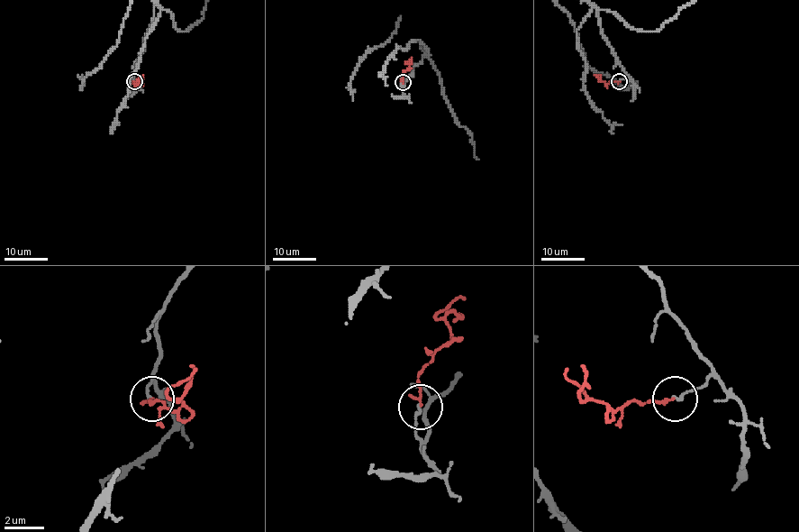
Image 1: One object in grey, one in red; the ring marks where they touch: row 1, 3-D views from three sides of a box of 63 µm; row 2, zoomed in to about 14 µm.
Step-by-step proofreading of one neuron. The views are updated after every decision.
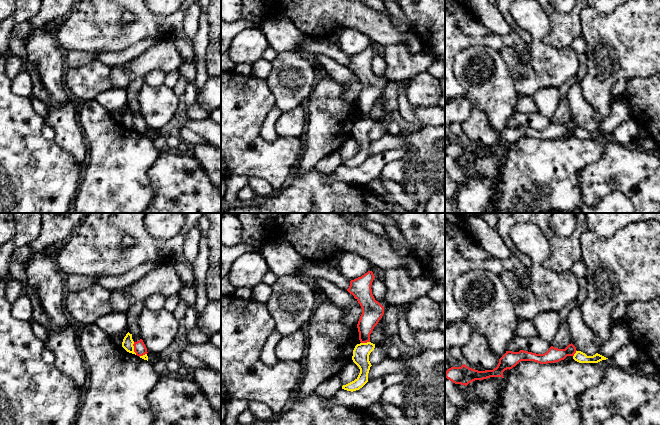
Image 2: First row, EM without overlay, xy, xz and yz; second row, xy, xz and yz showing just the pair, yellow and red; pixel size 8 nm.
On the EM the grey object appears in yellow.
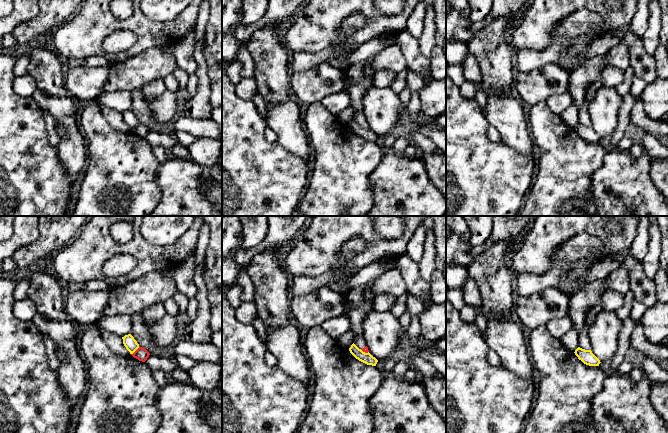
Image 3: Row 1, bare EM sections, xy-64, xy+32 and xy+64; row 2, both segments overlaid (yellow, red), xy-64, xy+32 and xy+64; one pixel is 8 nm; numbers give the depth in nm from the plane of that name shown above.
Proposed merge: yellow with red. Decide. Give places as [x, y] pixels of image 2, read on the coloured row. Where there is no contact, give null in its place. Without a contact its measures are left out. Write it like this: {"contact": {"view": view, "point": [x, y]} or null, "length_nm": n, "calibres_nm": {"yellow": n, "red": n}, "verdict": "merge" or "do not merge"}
{"contact": {"view": "xy", "point": [133, 348]}, "length_nm": 110, "calibres_nm": {"yellow": 90, "red": 100}, "verdict": "do not merge"}

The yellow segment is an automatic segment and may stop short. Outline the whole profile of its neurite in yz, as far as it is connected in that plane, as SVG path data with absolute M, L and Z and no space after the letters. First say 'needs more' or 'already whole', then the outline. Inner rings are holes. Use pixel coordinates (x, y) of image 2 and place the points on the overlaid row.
already whole; M576 351L573 356L573 359L579 363L598 363L602 360L606 360L608 358L596 353L593 356L587 356L585 353L581 351Z

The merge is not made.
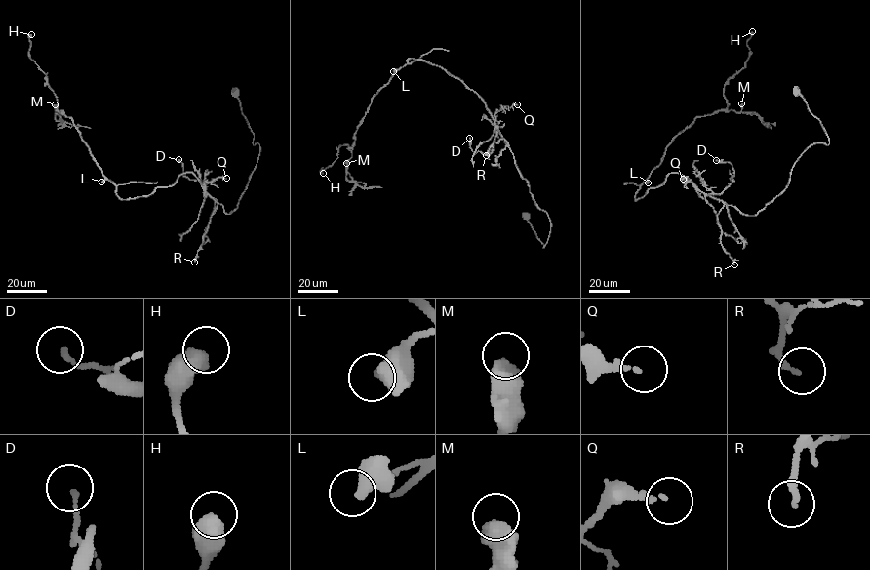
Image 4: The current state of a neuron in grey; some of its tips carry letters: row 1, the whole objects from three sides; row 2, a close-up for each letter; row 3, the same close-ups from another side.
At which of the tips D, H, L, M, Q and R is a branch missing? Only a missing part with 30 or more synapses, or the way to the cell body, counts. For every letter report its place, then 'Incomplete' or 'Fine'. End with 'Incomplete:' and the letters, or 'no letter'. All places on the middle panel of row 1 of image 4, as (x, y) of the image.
D: Place: (469, 138). Fine
H: Place: (323, 173). Fine
L: Place: (393, 71). Fine
M: Place: (346, 163). Fine
Q: Place: (517, 104). Fine
R: Place: (486, 155). Fine
Incomplete: no letter

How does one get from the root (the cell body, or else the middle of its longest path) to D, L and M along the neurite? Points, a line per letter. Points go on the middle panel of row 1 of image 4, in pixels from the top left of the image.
D: (526, 216), (543, 247), (551, 221), (534, 201), (500, 132), (488, 154), (478, 151), (474, 155), (469, 138)
L: (526, 216), (543, 247), (551, 221), (534, 201), (483, 100), (459, 79), (421, 60), (408, 59), (393, 71)
M: (526, 216), (543, 247), (551, 221), (483, 100), (421, 60), (408, 59), (373, 96), (346, 163)

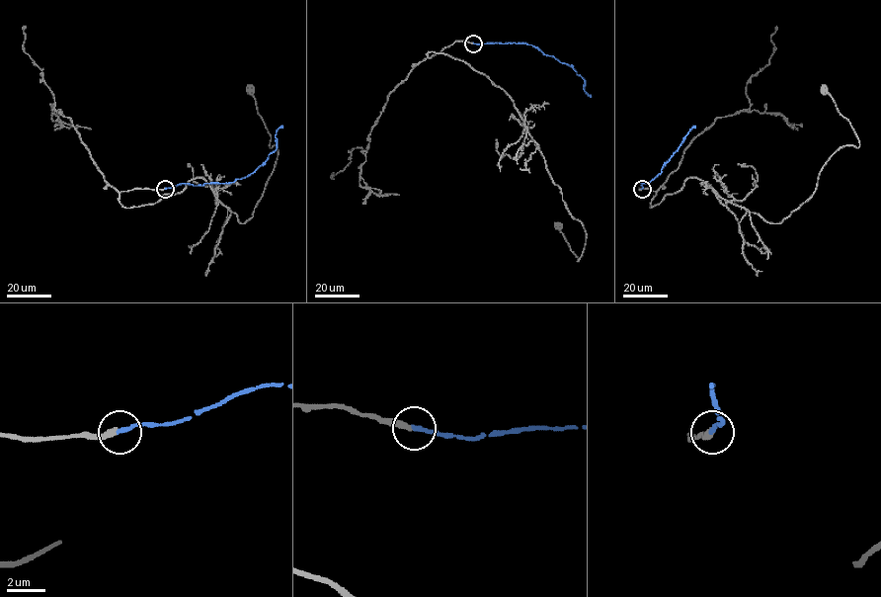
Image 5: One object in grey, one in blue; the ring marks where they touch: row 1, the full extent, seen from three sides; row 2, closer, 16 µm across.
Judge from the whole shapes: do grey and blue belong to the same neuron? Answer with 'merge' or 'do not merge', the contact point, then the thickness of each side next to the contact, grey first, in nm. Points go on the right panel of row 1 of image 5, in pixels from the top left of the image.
merge | (642, 189) | 320/240 nm

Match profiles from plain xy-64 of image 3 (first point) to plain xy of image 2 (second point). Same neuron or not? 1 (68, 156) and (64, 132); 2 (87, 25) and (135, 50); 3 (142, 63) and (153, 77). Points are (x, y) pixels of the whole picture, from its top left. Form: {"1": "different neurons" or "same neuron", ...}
{"1": "same neuron", "2": "different neurons", "3": "different neurons"}

